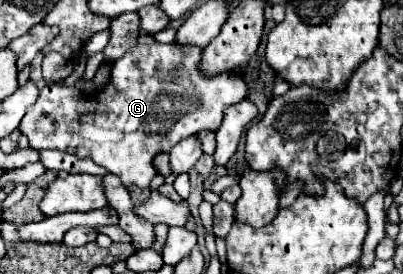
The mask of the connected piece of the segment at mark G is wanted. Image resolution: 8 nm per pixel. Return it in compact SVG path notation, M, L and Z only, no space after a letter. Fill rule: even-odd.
M140 35L138 45L122 59L112 63L110 83L102 91L80 97L76 87L66 87L60 83L46 85L40 91L38 101L22 119L20 131L28 137L32 149L58 149L64 153L72 153L78 159L92 159L108 173L118 175L124 187L150 187L150 181L158 175L158 171L152 167L152 159L158 153L170 153L170 149L178 141L192 137L204 129L216 131L222 123L224 109L246 97L246 83L240 75L222 73L218 77L204 77L198 73L198 63L198 47L178 49L176 45L156 43L152 35Z

